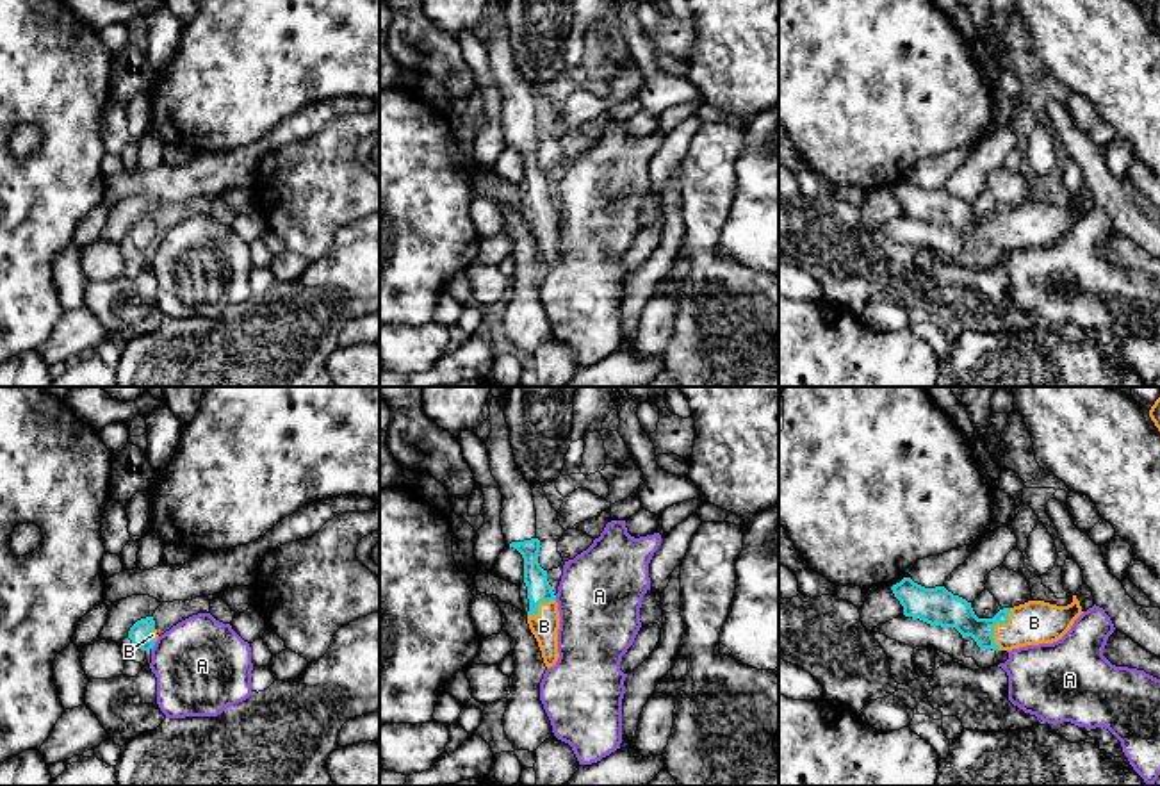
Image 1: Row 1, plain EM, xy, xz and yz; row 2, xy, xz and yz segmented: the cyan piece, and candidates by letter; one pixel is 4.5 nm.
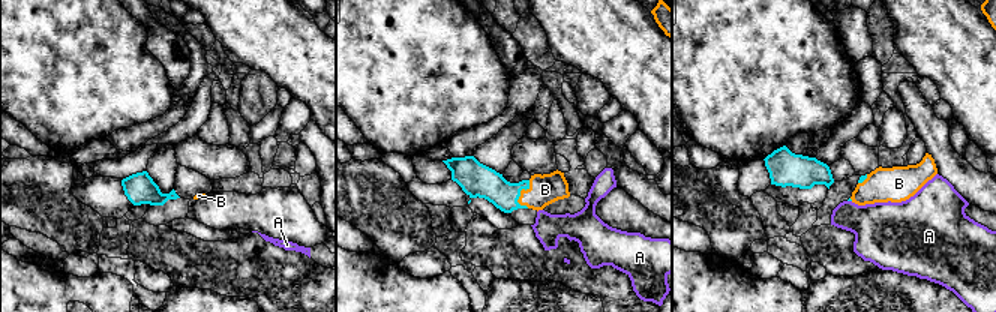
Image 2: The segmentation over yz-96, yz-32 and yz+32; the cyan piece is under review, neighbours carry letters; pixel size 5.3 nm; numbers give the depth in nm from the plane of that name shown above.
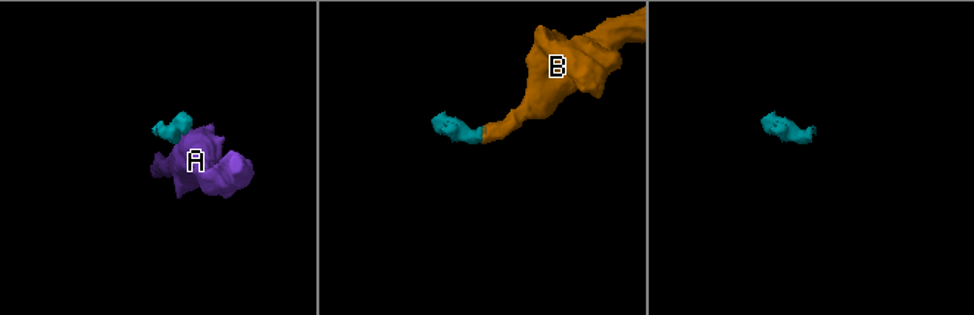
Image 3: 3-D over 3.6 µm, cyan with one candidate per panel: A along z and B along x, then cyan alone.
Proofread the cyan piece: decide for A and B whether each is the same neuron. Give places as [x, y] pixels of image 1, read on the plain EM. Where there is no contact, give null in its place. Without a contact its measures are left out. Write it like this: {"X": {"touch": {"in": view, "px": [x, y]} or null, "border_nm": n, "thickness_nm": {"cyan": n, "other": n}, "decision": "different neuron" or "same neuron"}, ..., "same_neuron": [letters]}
{"A": {"touch": {"in": "xy", "px": [154, 245]}, "border_nm": 40, "thickness_nm": {"cyan": 90, "other": 420}, "decision": "different neuron"}, "B": {"touch": {"in": "yz", "px": [995, 225]}, "border_nm": 200, "thickness_nm": {"cyan": 160, "other": 200}, "decision": "same neuron"}, "same_neuron": ["B"]}

